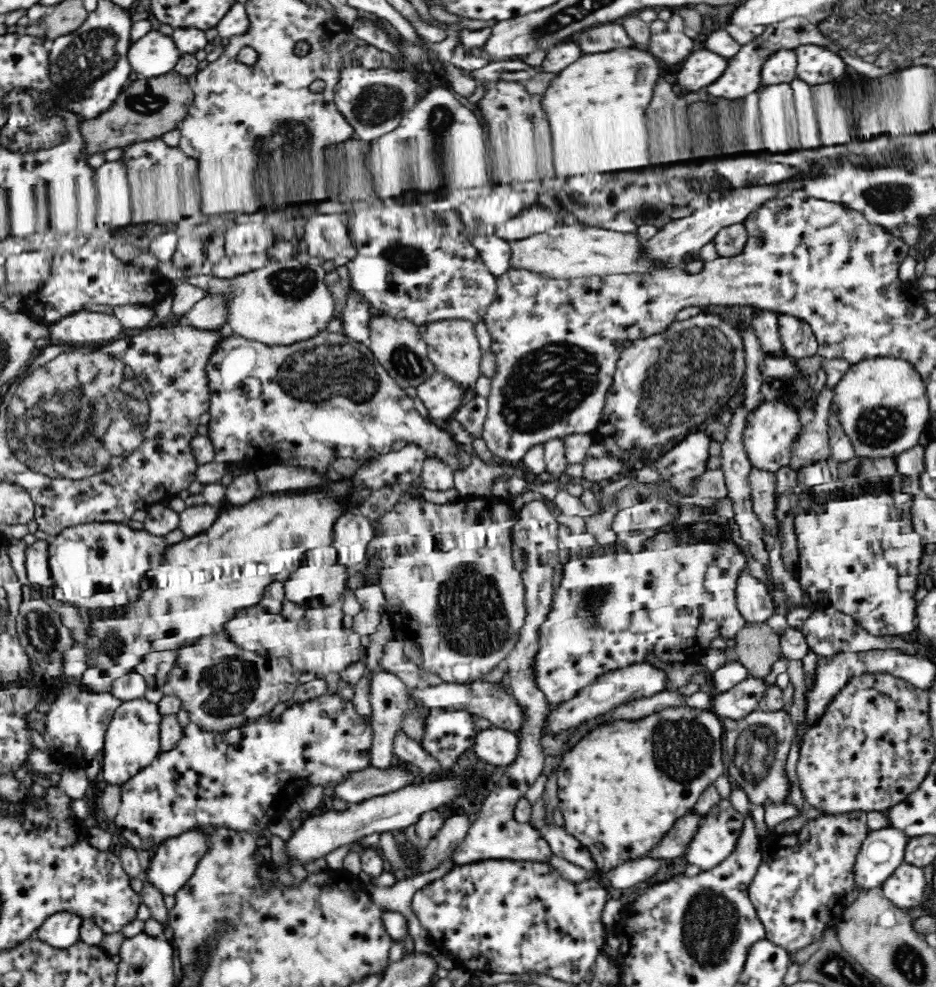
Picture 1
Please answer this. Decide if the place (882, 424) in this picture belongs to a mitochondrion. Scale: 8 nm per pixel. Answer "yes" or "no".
yes

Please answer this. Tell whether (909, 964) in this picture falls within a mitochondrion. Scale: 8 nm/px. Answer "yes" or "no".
yes

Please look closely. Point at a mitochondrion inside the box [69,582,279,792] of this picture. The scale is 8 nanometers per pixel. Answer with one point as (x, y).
(111, 650)

